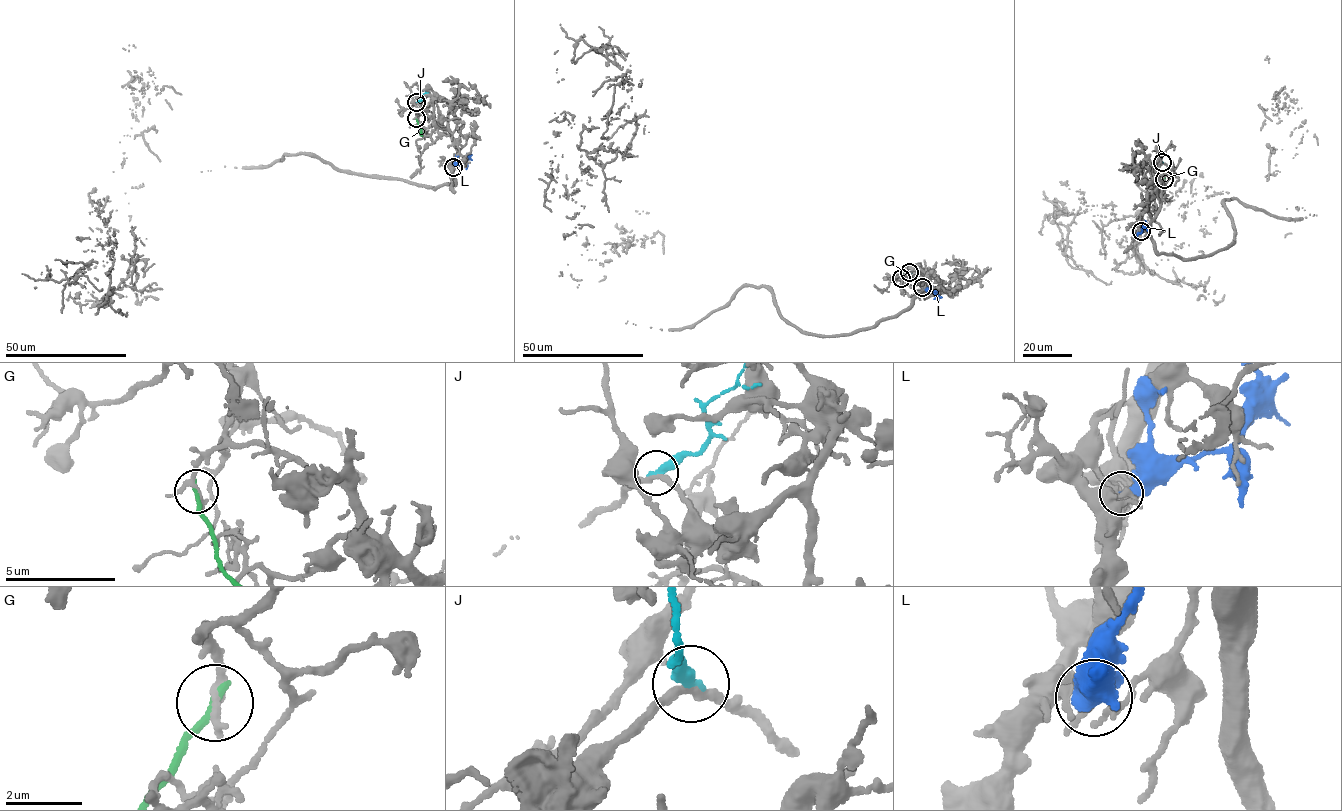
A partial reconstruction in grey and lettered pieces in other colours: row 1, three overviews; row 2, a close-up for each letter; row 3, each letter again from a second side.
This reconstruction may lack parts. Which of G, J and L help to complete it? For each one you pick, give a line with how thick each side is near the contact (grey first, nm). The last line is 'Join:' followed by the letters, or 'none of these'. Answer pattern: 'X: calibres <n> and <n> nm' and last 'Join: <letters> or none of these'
Join: none of these

